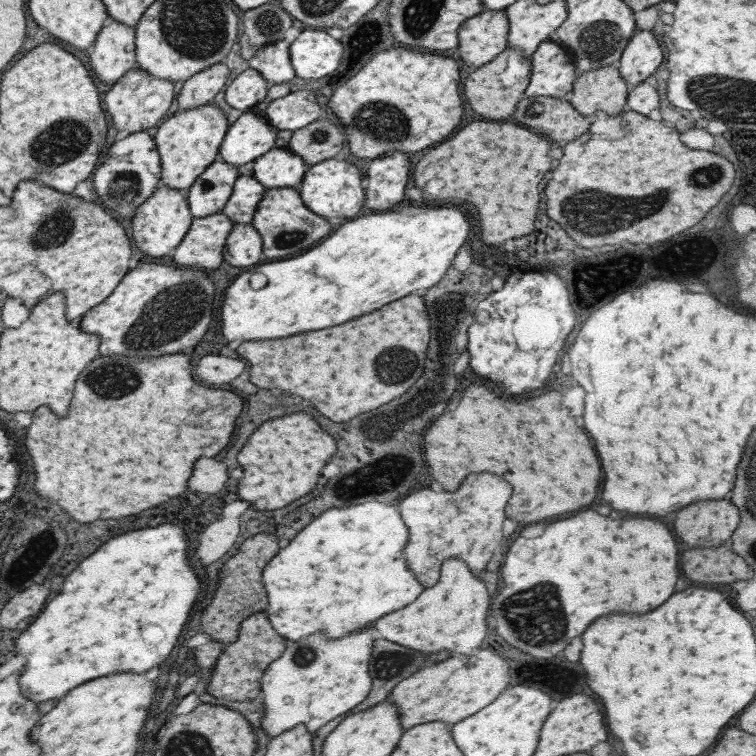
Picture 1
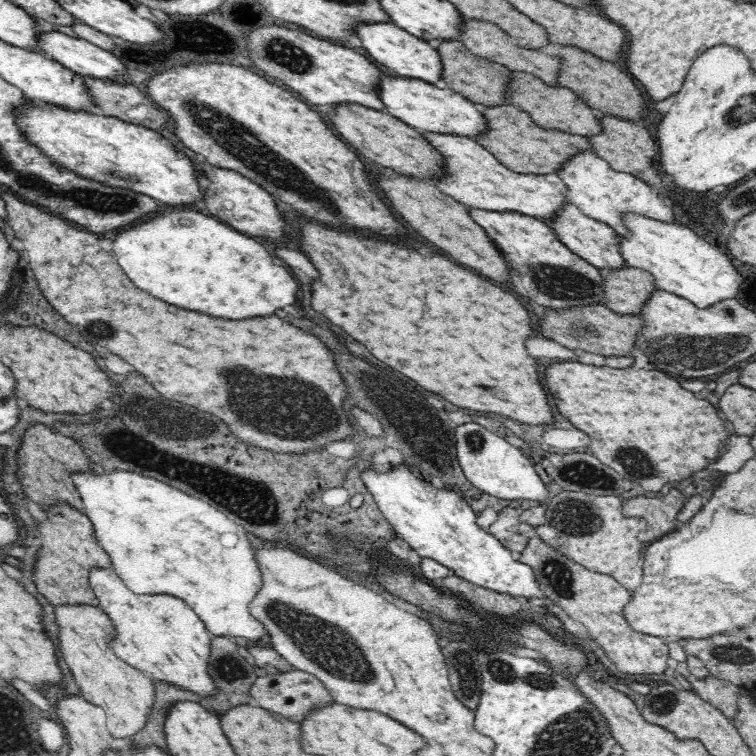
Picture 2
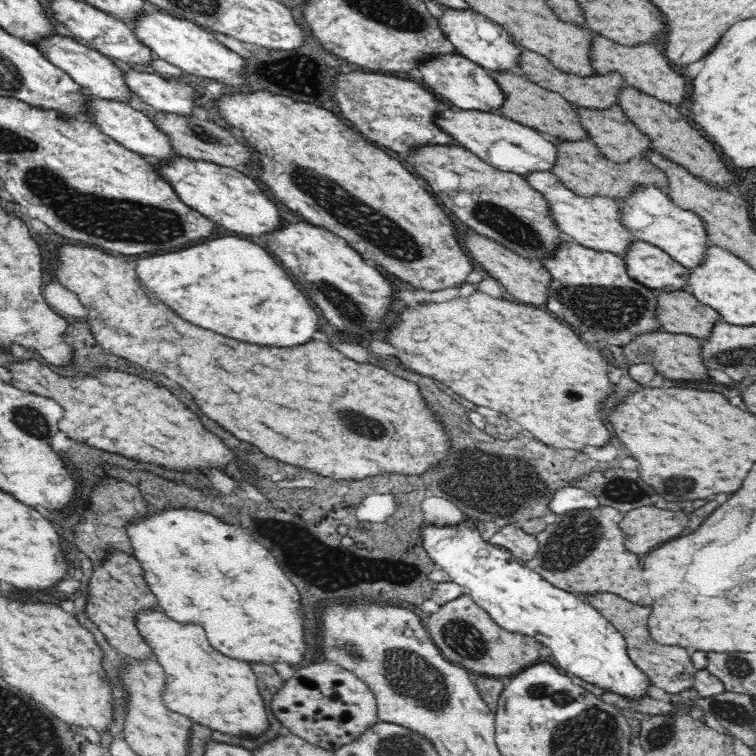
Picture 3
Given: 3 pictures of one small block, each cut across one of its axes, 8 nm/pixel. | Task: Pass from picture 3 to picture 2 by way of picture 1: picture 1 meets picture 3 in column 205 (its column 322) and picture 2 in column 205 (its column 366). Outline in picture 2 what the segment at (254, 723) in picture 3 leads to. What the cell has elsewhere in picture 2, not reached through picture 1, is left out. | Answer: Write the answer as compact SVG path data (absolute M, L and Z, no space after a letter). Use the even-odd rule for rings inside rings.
M90 566L88 572L99 609L112 621L106 641L118 658L155 680L164 680L199 696L216 694L214 681L206 671L214 634L186 602L168 594L136 594L124 585L112 567Z

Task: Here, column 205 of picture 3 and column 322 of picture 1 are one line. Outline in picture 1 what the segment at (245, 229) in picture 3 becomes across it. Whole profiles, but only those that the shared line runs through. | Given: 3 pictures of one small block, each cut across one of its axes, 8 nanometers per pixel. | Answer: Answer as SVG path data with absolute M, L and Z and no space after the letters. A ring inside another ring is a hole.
M329 158L309 166L299 184L299 197L312 213L329 218L351 218L364 212L364 189L361 187L361 172L347 160Z

